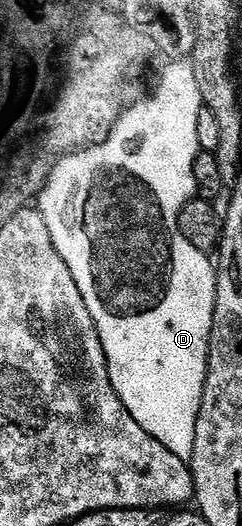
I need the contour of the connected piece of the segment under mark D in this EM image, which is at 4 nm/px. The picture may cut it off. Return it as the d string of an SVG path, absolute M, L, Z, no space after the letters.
M174 62L171 64L174 65L163 74L158 89L147 100L138 100L130 105L116 122L106 140L70 152L59 159L46 182L45 191L37 197L36 207L42 213L44 222L48 222L48 234L52 234L52 242L60 258L64 258L68 270L72 270L72 278L76 278L76 286L84 298L84 306L88 306L88 314L92 314L96 322L96 330L104 346L104 354L116 394L121 396L132 418L136 418L136 422L140 422L140 426L144 426L144 430L152 434L152 438L156 438L165 448L172 450L176 458L188 462L192 458L192 450L196 442L196 420L202 409L202 395L206 386L206 371L210 361L210 335L216 306L218 273L215 261L207 253L196 250L196 246L192 246L192 242L188 242L188 238L180 234L178 225L180 210L184 210L186 203L195 199L198 192L198 183L194 177L194 163L200 151L196 138L196 118L200 118L203 102L200 89L196 84L196 70L193 63Z

